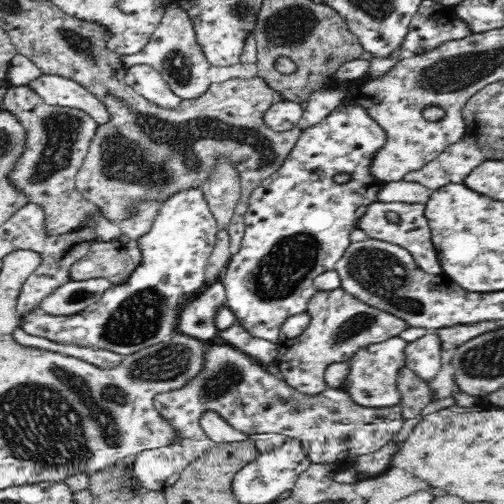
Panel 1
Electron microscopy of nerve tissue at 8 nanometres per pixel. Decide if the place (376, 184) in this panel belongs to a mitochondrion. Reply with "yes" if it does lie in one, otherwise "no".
no

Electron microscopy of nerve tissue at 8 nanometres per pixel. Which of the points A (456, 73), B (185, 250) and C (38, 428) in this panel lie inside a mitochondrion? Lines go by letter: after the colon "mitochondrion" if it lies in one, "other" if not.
A: mitochondrion
B: other
C: mitochondrion

